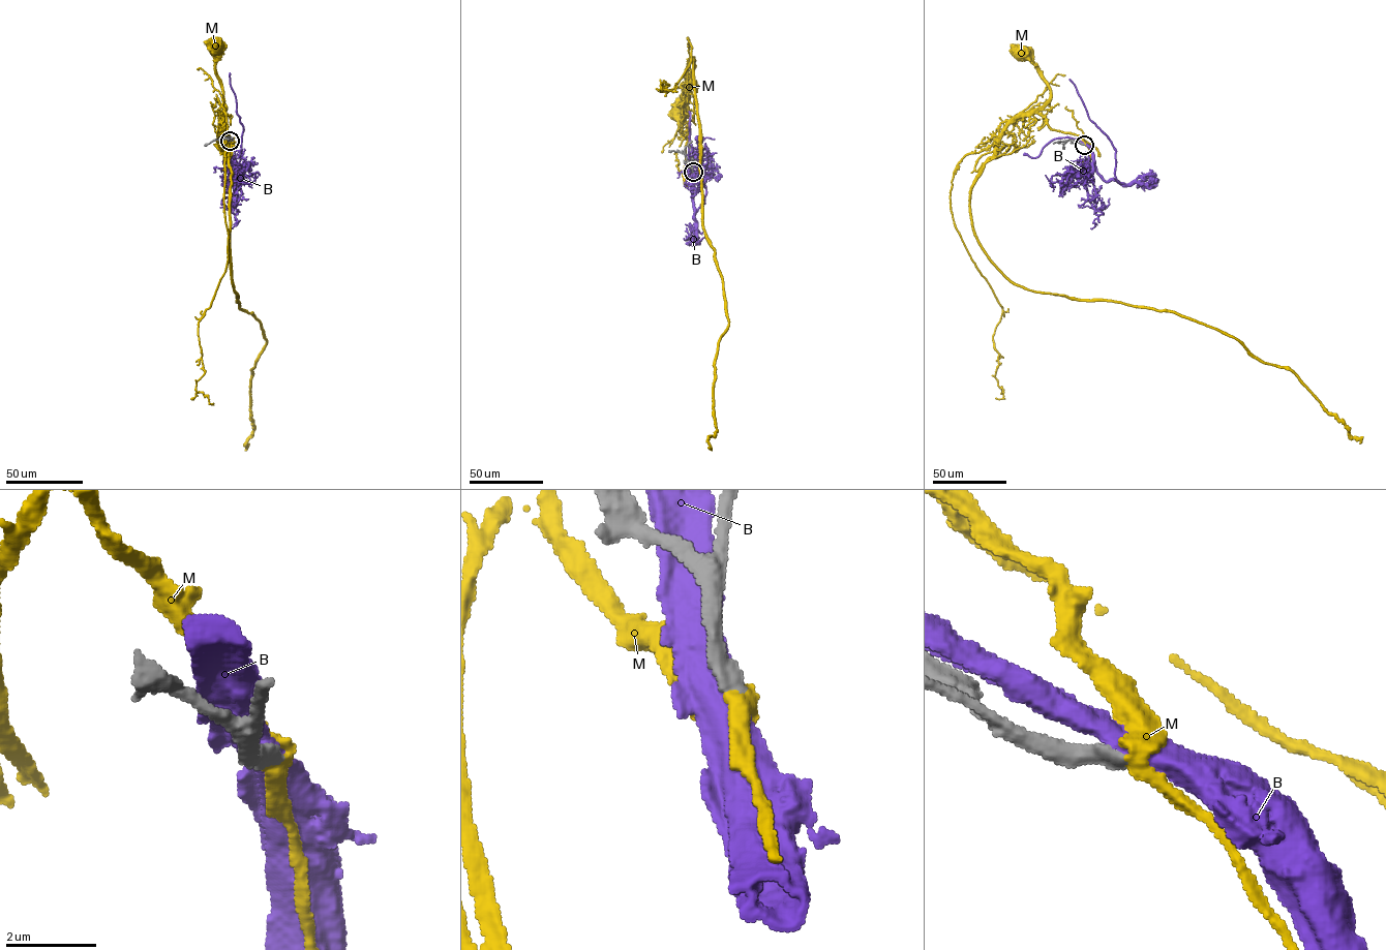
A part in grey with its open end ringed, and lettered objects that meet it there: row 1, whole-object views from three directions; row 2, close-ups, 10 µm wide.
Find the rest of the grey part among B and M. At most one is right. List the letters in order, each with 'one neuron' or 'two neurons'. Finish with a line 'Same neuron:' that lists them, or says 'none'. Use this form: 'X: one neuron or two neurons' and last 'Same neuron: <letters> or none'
B: two neurons
M: one neuron
Same neuron: M

